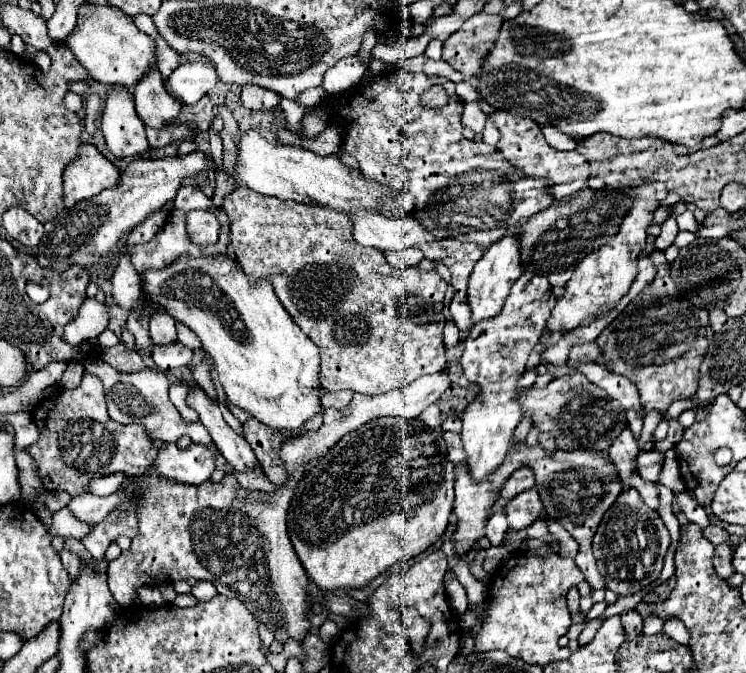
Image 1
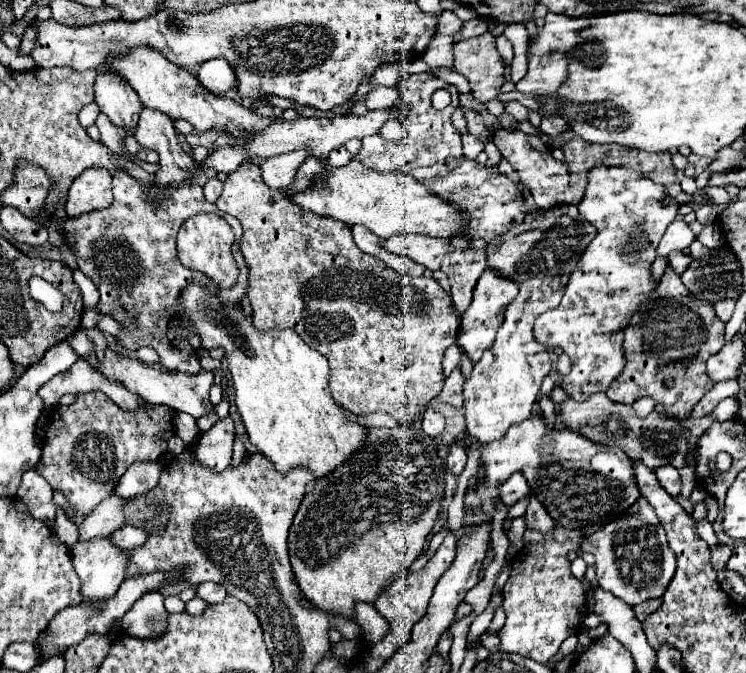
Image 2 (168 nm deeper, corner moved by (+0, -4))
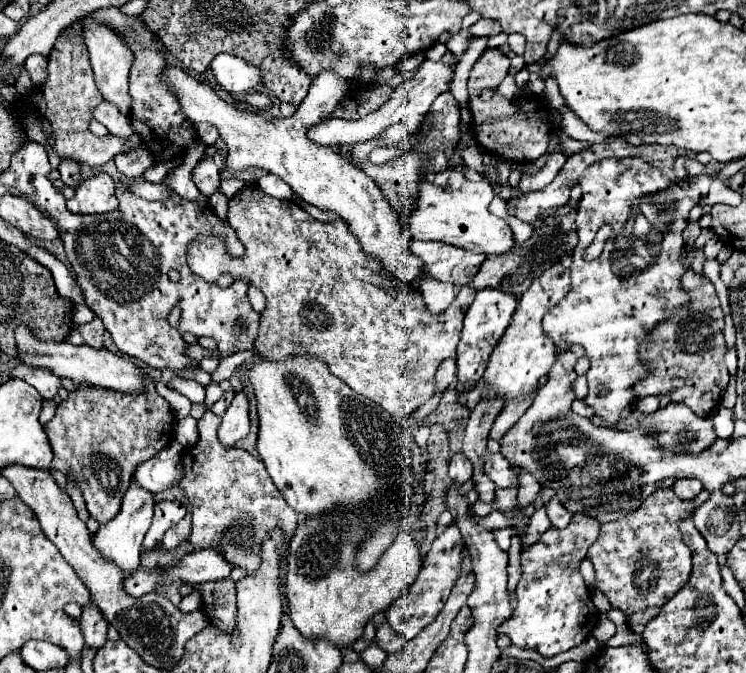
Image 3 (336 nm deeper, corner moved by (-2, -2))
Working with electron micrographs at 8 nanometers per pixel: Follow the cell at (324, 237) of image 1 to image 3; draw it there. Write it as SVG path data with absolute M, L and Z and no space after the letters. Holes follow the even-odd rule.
M257 185L245 187L229 199L229 225L245 245L243 257L227 255L223 239L205 237L191 243L187 263L209 283L215 283L219 275L229 274L235 280L245 279L249 285L255 285L267 297L267 307L261 313L259 337L255 341L255 351L263 359L281 361L293 355L317 357L327 363L331 375L345 381L353 391L379 403L393 417L405 417L433 397L435 371L445 359L457 357L463 315L477 291L467 285L461 287L453 305L435 317L427 311L421 293L411 293L407 287L399 285L399 279L389 277L373 257L363 255L359 243L349 235L349 229L345 229L345 223L321 223L291 201L279 201L265 195Z

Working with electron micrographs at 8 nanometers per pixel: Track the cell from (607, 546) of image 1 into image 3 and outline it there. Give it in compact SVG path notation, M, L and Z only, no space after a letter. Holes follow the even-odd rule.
M657 489L643 505L601 527L601 535L589 547L587 557L597 573L597 589L603 591L611 605L625 615L633 615L647 607L663 607L689 581L693 559L683 543L679 521L693 515L695 501L683 501L673 489Z

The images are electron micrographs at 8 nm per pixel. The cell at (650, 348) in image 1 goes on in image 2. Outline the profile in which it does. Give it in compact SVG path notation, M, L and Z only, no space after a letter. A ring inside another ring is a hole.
M667 267L657 285L657 301L643 305L643 319L635 317L623 329L623 355L627 363L607 389L607 397L619 403L651 397L675 419L687 419L693 405L715 385L705 373L705 361L723 347L723 335L725 323L717 319L713 305L689 297L679 275ZM665 377L673 377L671 387L663 383Z

